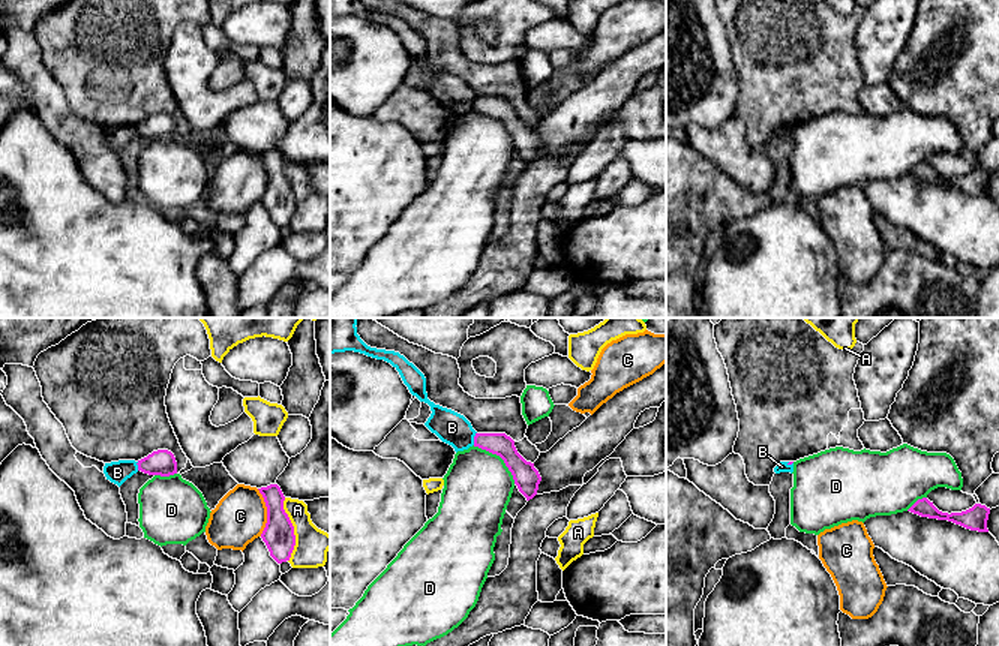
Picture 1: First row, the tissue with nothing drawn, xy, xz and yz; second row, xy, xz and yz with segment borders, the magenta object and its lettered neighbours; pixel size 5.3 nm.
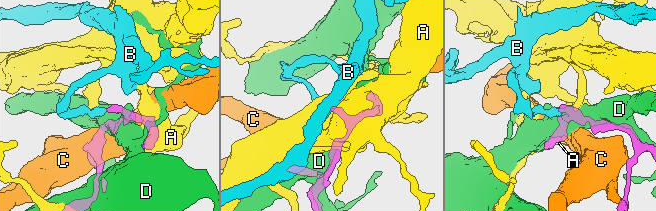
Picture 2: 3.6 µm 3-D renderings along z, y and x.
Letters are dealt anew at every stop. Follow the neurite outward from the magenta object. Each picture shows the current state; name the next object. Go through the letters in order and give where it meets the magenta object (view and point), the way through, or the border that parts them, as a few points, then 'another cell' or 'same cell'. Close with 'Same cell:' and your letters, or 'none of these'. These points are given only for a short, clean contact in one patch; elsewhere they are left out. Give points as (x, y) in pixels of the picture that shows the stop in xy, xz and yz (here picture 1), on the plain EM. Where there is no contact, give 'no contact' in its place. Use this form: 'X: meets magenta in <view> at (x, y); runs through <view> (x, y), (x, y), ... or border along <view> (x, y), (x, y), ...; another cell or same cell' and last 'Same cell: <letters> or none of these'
A: meets magenta in xy at (293, 194); another cell
B: meets magenta in xz at (474, 102); border along xz (476, 96), (473, 108); another cell
C: meets magenta in xy at (267, 177); border along xy (257, 153), (266, 171), (266, 191), (261, 200); another cell
D: meets magenta in xz at (500, 120); another cell
Same cell: none of these

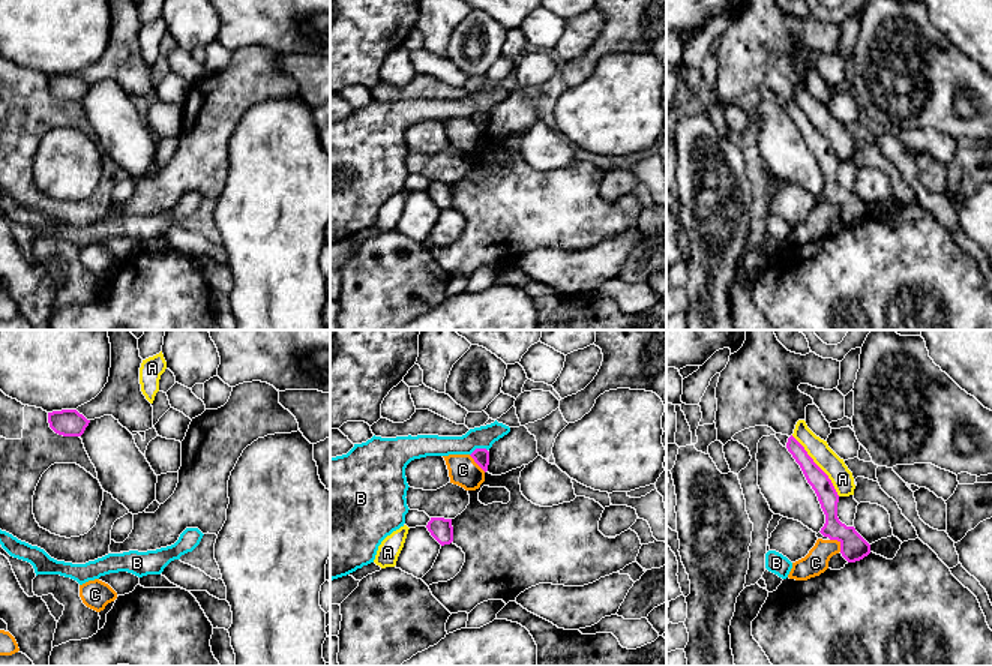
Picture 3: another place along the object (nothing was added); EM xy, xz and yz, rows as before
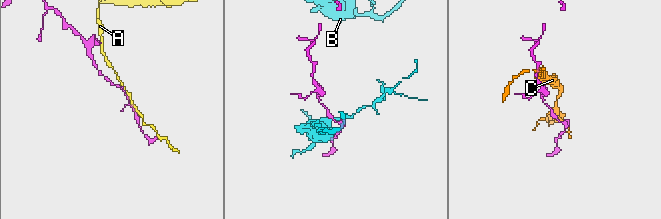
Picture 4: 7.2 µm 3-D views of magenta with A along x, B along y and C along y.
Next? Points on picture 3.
A: meets magenta in yz at (817, 129); border along yz (791, 99), (827, 140), (839, 159); another cell
B: meets magenta in xz at (477, 113); border along xz (486, 113), (476, 113), (470, 119); another cell
C: meets magenta in yz at (841, 207); another cell
Same cell: none of these

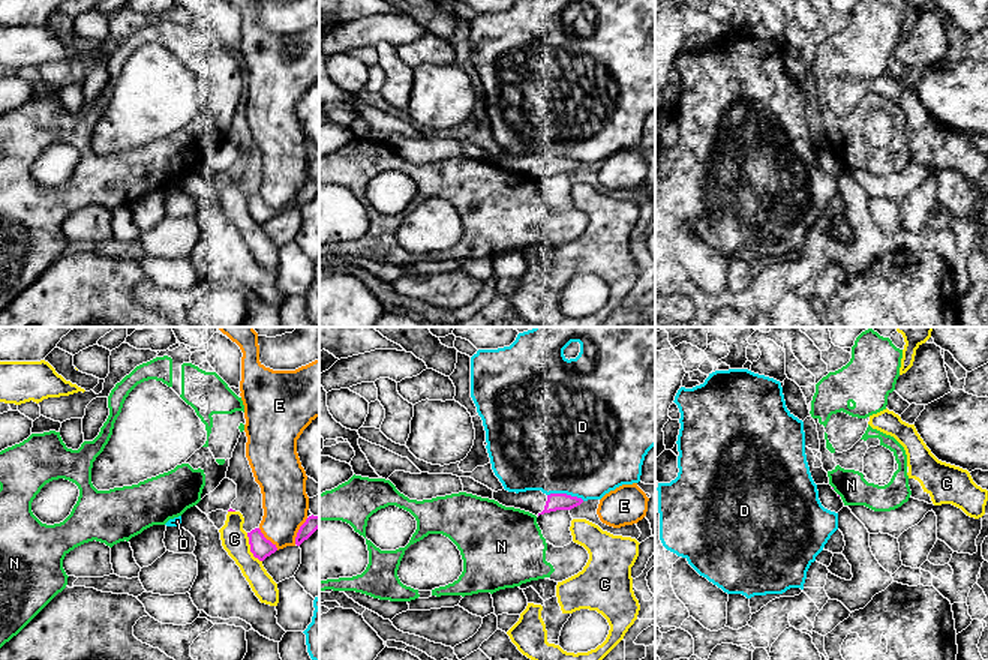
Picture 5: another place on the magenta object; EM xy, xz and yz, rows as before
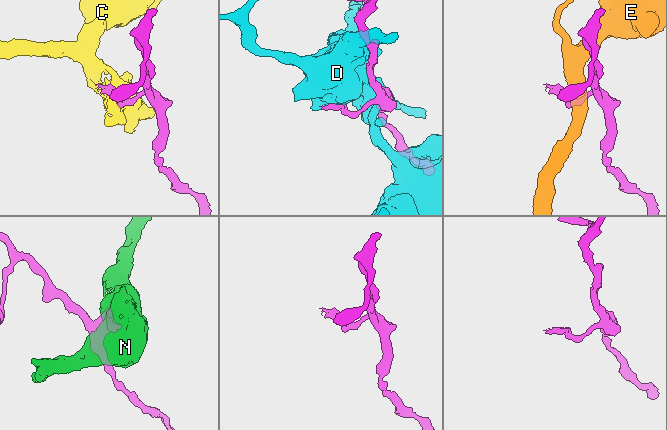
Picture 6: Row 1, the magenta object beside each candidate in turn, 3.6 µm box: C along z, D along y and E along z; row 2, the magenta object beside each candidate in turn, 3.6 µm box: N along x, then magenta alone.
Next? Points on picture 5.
C: meets magenta in xy at (251, 212); border along xy (246, 197), (249, 215), (261, 225); another cell
D: meets magenta in xz at (565, 158); another cell
E: meets magenta in xy at (266, 203); border along xy (258, 192), (278, 213); another cell
N: no contact; another cell
Same cell: none of these

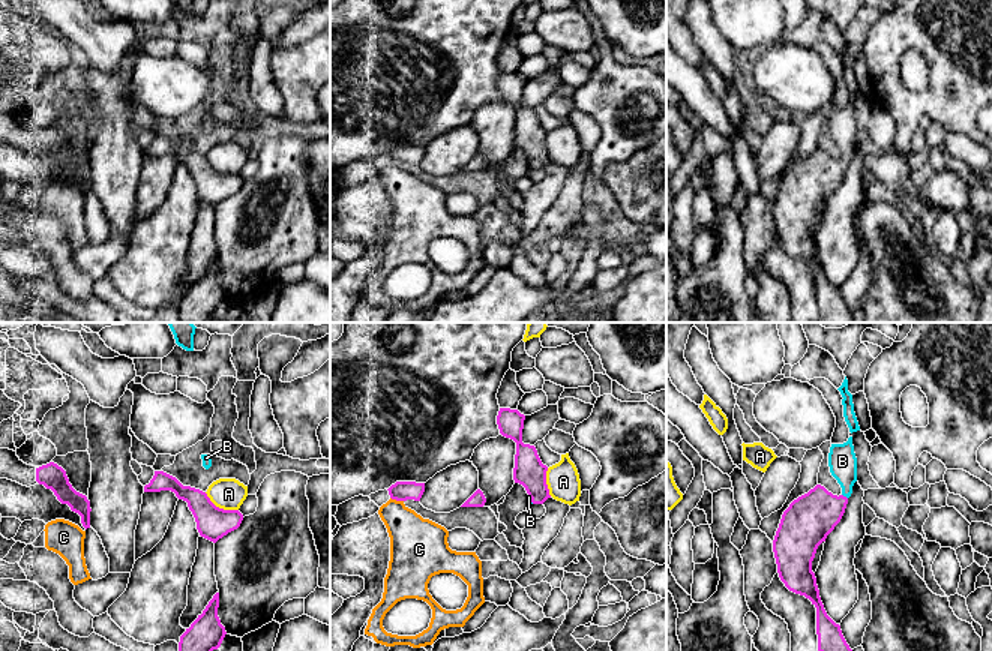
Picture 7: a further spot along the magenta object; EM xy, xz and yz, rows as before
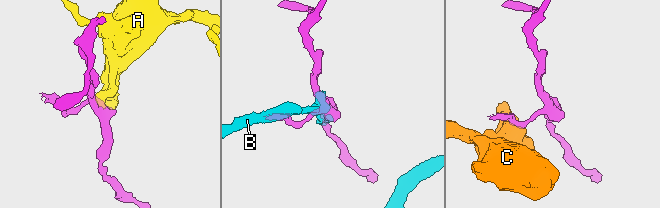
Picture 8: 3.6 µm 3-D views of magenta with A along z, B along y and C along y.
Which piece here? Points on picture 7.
A: meets magenta in xy at (221, 173); border along xy (204, 156), (216, 170), (237, 174); another cell
B: meets magenta in yz at (845, 161); runs through yz (808, 185), (845, 161), (842, 125); same cell
C: meets magenta in xz at (396, 164); border along xz (390, 161), (402, 165); another cell
Same cell: B

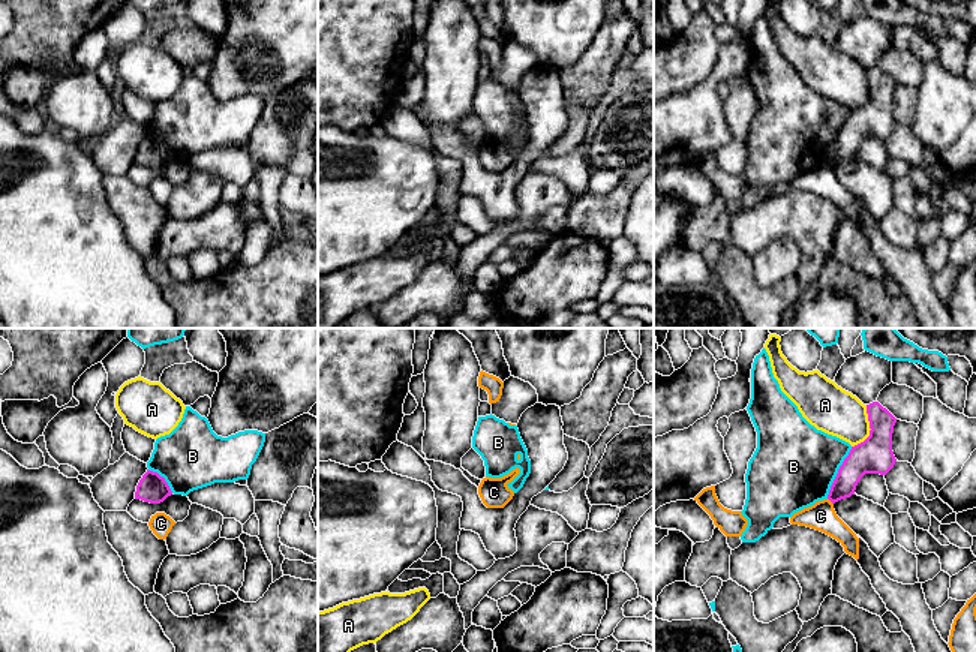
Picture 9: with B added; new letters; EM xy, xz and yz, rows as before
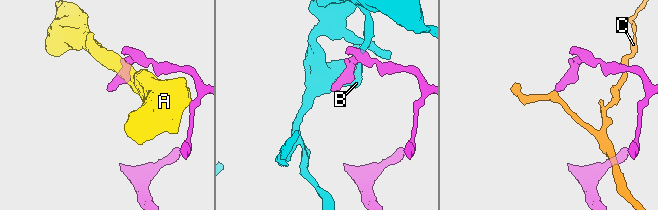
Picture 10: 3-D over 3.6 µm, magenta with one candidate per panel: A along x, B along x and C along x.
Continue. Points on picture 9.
A: meets magenta in yz at (870, 92); border along yz (867, 69), (870, 98), (852, 111); another cell
B: meets magenta in yz at (838, 137); another cell
C: meets magenta in yz at (829, 164); another cell
Same cell: none of these

